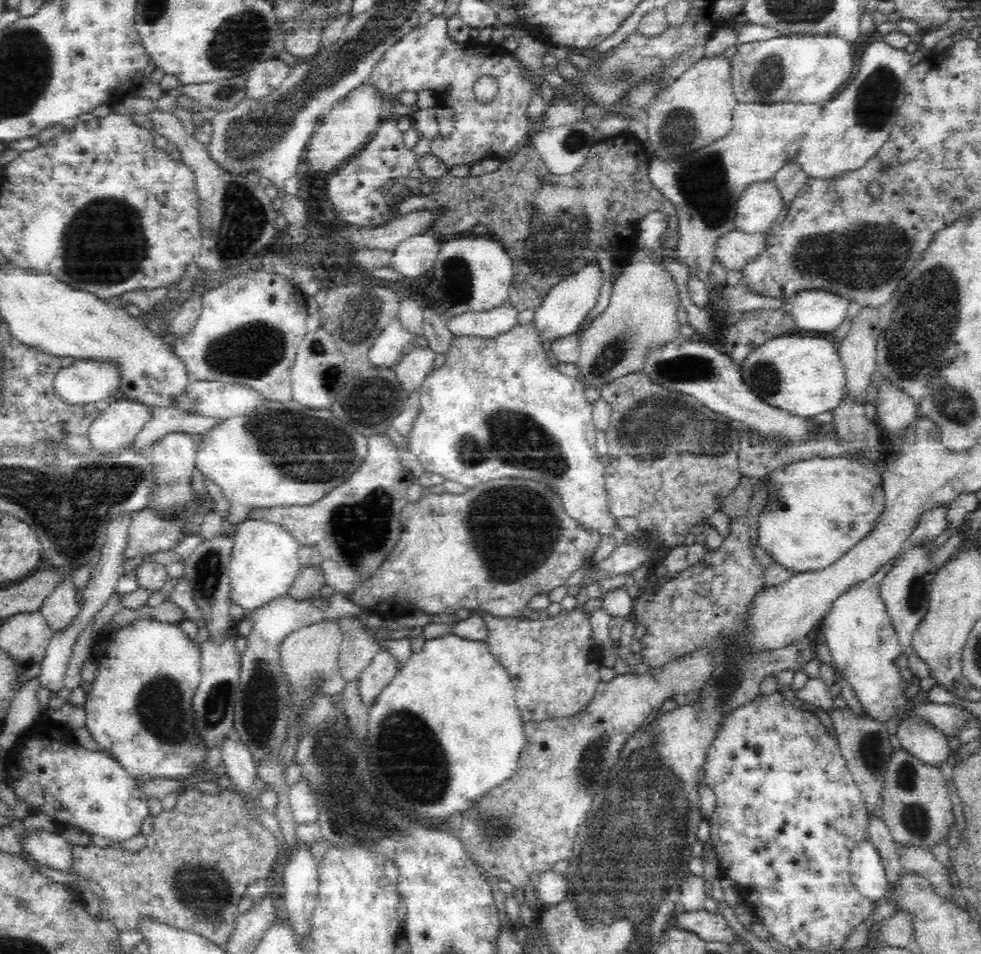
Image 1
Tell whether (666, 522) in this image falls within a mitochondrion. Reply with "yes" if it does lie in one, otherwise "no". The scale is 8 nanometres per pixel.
no

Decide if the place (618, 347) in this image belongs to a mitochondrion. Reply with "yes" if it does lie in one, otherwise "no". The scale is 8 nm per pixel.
yes

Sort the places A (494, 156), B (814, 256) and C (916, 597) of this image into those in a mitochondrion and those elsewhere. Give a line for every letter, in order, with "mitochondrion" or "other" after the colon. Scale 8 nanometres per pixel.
A: other
B: mitochondrion
C: mitochondrion

